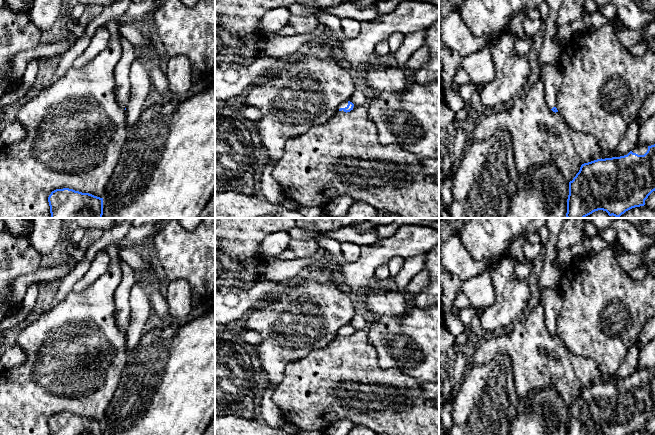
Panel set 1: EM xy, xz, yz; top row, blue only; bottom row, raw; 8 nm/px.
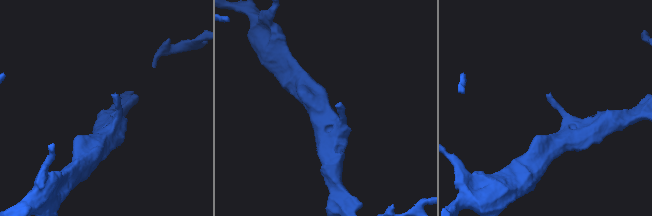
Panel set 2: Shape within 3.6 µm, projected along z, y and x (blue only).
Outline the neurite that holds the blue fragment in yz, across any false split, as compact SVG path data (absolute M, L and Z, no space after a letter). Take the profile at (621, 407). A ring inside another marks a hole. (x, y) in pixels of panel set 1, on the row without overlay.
M655 368L638 369L627 379L597 383L581 389L579 396L569 406L567 435L628 435L645 429L645 424L655 415Z

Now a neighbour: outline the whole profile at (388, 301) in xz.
M373 284L371 290L362 300L366 309L375 316L398 317L403 315L407 306L408 297L402 290L393 287L381 287Z

